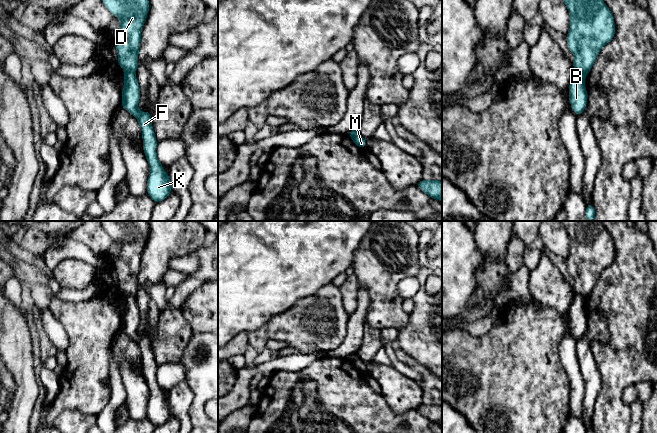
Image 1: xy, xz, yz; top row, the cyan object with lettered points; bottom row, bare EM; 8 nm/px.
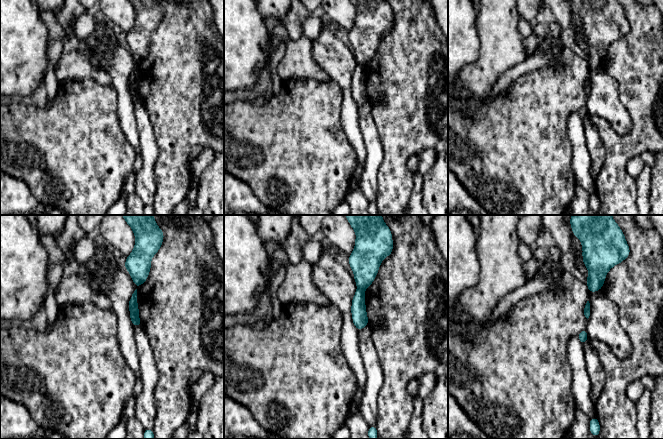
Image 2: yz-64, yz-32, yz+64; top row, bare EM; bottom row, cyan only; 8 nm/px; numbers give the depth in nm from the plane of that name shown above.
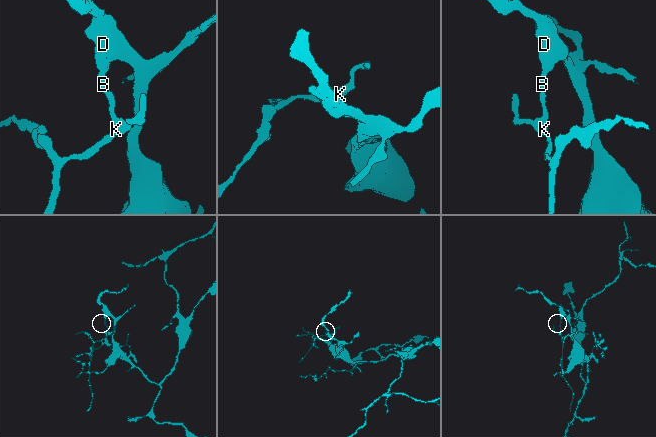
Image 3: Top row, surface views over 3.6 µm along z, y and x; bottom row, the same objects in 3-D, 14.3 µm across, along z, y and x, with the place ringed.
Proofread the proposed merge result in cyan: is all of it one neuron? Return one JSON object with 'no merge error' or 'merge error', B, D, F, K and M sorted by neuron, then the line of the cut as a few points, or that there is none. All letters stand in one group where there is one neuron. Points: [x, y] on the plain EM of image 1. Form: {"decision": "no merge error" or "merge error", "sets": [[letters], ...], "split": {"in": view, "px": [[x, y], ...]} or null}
{"decision": "merge error", "sets": [["B", "F", "K"], ["D", "M"]], "split": {"in": "xy", "px": [[124, 294], [130, 294], [134, 297]]}}

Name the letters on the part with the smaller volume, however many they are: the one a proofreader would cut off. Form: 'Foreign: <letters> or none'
Foreign: B, F, K

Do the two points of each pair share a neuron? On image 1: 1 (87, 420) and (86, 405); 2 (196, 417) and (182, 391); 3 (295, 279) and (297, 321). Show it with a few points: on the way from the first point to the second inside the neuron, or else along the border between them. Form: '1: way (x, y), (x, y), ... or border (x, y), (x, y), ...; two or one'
1: border (64, 410), (78, 410), (95, 416); two
2: border (185, 381), (193, 393), (188, 410), (191, 422); two
3: border (317, 291), (299, 299), (276, 315); two

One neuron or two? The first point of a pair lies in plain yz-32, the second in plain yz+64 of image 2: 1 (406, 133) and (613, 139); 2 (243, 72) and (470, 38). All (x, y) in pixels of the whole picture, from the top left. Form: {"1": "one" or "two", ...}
{"1": "one", "2": "one"}

